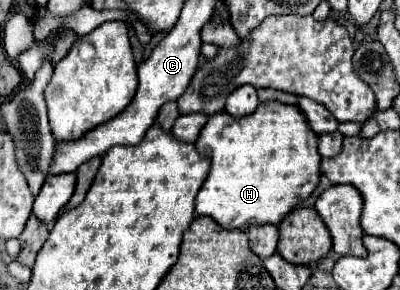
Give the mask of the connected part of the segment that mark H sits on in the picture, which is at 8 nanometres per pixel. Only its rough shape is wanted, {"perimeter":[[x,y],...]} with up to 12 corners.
{"perimeter":[[209,115],[195,213],[279,225],[319,183],[305,115]]}

